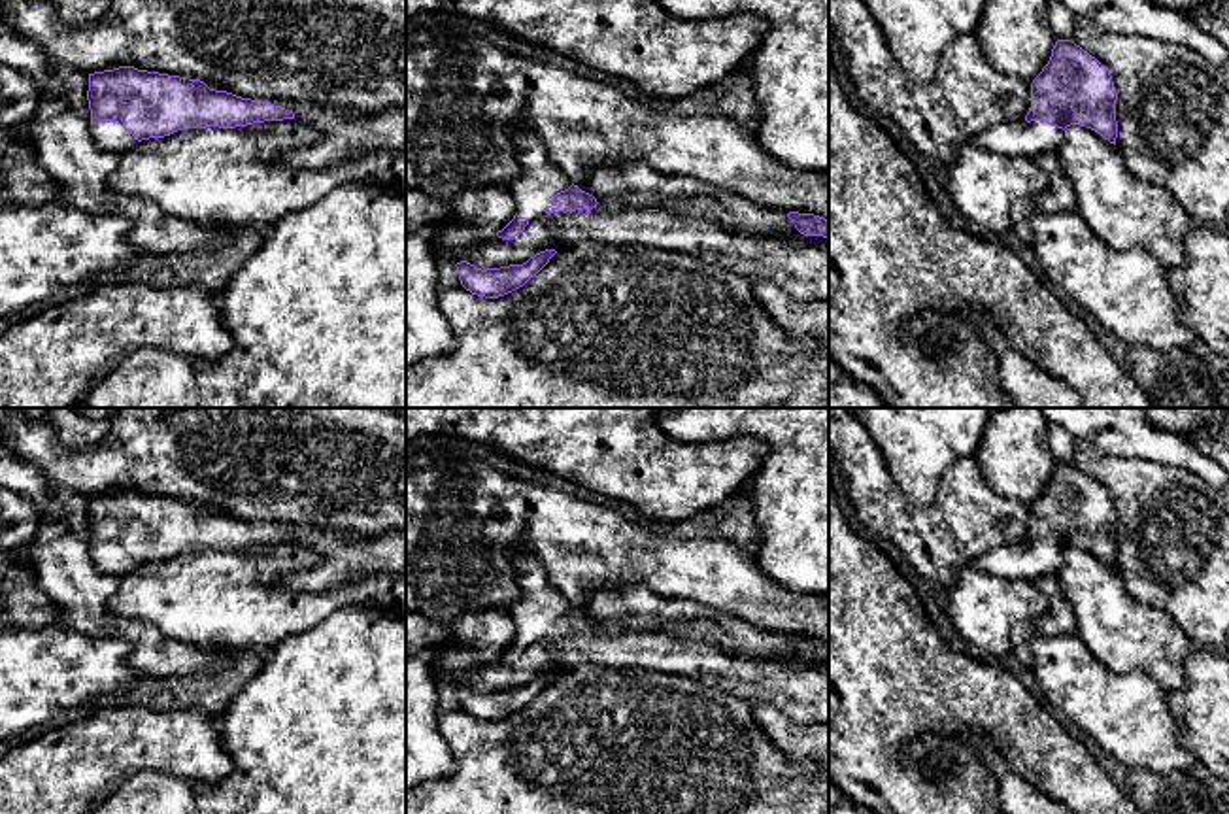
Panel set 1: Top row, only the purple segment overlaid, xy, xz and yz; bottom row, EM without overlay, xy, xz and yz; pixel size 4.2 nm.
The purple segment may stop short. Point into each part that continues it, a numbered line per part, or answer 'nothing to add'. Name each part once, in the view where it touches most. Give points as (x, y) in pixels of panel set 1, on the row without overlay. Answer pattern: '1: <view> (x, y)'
1: xz (540, 603)

